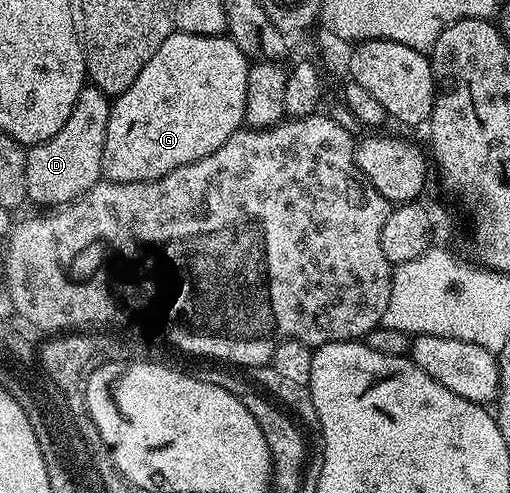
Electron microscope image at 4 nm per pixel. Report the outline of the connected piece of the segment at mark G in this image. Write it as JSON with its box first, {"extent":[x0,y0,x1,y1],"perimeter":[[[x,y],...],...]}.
{"extent":[104,31,250,183],"perimeter":[[[180,31],[172,33],[172,35],[170,35],[163,43],[163,47],[159,47],[159,51],[155,51],[155,55],[151,55],[151,59],[147,63],[147,67],[143,67],[143,71],[139,71],[139,79],[135,79],[135,83],[131,83],[131,87],[127,87],[127,91],[120,93],[109,106],[107,139],[105,140],[104,176],[108,178],[108,180],[118,181],[119,183],[157,181],[163,175],[167,175],[171,171],[175,171],[187,163],[195,163],[199,159],[203,159],[207,155],[211,155],[211,151],[215,151],[219,147],[223,147],[223,143],[227,143],[229,136],[242,128],[245,119],[245,104],[247,103],[247,75],[249,74],[250,64],[250,58],[245,57],[243,51],[236,46],[236,43],[234,43],[228,35],[200,37],[194,33],[182,33]]]}

